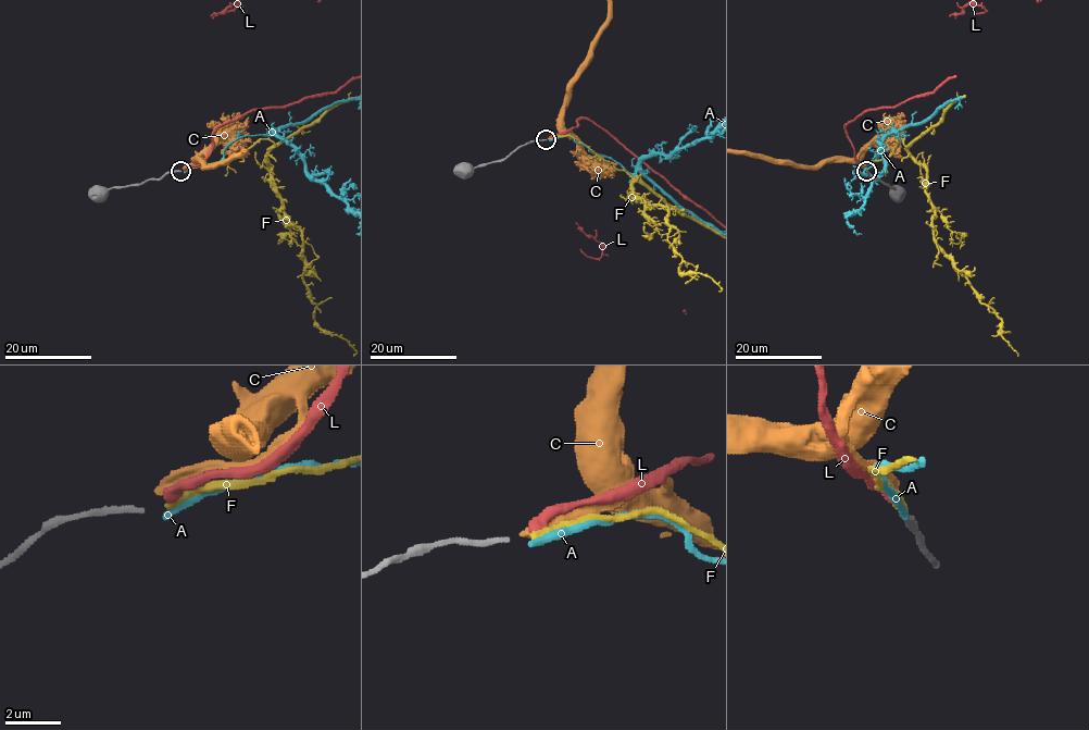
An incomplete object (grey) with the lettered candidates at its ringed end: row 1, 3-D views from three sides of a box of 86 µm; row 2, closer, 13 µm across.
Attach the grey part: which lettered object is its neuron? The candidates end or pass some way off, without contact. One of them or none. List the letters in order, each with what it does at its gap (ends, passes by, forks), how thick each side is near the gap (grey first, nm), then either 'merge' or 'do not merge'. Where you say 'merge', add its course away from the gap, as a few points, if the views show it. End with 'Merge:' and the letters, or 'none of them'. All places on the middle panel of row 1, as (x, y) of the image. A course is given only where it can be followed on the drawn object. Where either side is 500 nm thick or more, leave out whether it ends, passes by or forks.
A: it ends there; 200 nm thick on the grey side, 260 nm on the other; do not merge
C: it ends there; 200 nm thick on the grey side, 320 nm on the other; do not merge
F: it ends there; 200 nm thick on the grey side, 320 nm on the other; do not merge
L: it ends there; 200 nm thick on the grey side, 360 nm on the other; do not merge
Merge: none of them

